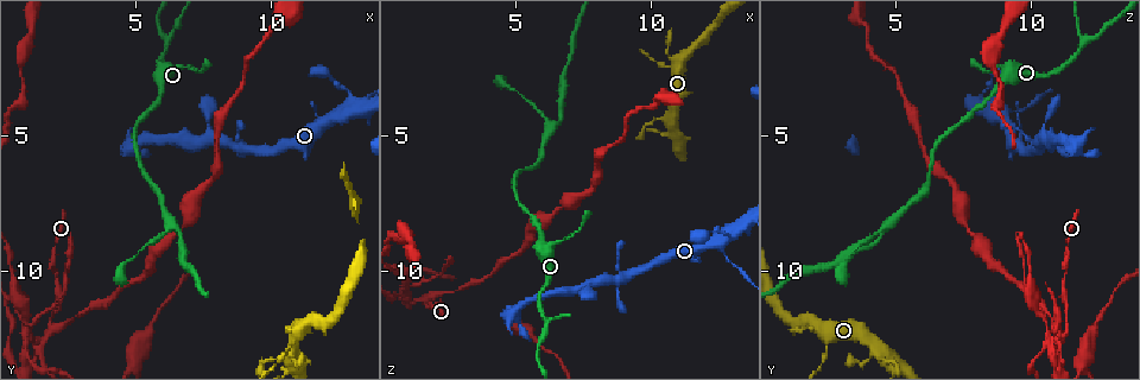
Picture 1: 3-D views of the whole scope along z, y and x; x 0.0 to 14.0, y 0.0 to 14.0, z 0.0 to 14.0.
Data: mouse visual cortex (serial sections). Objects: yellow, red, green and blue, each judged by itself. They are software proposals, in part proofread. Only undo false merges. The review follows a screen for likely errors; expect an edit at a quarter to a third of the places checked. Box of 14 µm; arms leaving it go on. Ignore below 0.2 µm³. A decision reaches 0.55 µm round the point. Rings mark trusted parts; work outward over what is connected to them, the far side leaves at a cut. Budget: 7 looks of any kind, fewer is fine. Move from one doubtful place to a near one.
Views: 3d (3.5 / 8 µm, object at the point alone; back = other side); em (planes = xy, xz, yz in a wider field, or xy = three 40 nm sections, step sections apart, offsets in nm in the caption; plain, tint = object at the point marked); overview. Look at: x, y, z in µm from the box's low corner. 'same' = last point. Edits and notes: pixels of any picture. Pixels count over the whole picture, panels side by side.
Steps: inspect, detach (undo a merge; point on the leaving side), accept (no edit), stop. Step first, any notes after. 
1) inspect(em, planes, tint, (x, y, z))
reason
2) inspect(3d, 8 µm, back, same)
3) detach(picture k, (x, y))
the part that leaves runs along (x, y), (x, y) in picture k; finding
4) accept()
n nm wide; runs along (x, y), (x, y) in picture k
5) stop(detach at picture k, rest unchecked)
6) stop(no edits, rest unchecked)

inspect(3d, 3.5 µm, (10.7, 13.0, 4.4))
thin neck

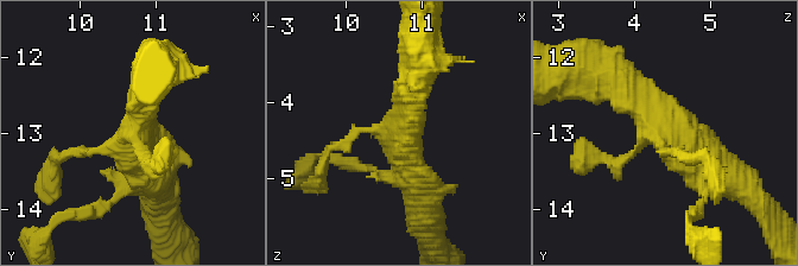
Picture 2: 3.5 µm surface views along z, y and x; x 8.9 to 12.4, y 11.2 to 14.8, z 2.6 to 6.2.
inspect(em, planes, tint, (10.70, 13.10, 4.40))
shape alone is not enough

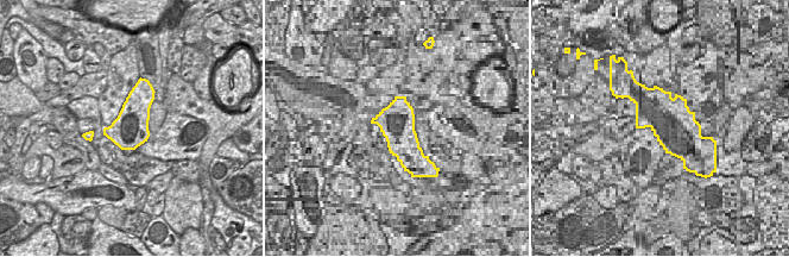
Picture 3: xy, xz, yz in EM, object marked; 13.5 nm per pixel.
accept()
runs along (614, 80), (688, 160), (727, 171) in picture 2; continuous, no second cell

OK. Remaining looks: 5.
inspect(3d, 3.5 µm, (12.9, 4.0, 8.6))
small branch off a trunk

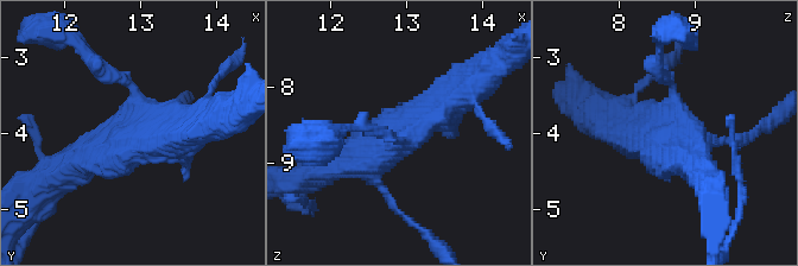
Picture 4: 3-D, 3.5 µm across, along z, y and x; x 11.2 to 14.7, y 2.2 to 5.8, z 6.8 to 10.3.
inspect(em, xy, step 2, plain, (12.80, 4.05, 8.65))

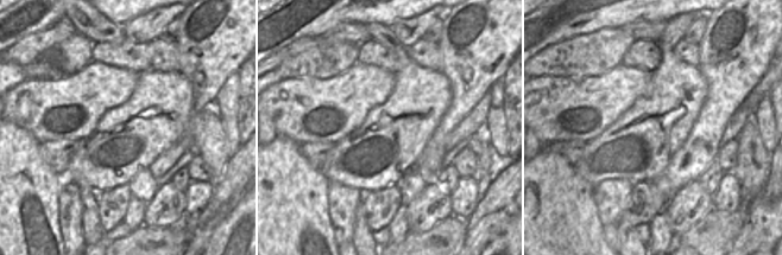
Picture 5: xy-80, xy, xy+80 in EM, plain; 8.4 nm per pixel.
inspect(em, xy, step 2, tint, same)
with the object marked

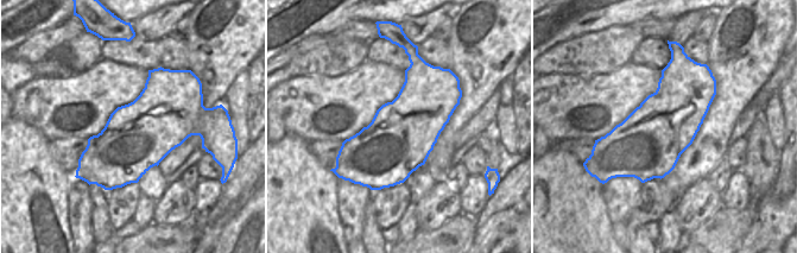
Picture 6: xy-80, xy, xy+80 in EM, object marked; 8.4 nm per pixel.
accept()
one cell here

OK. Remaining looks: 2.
inspect(3d, 8 µm, (6.1, 1.6, 11.9))

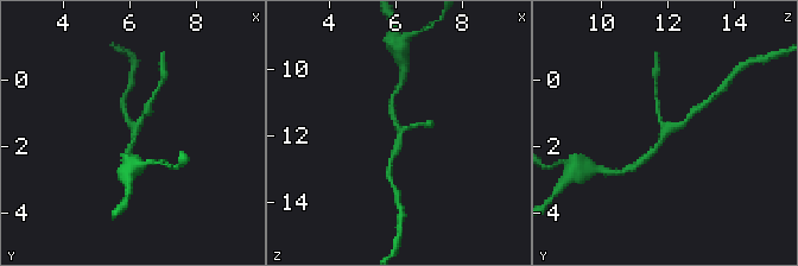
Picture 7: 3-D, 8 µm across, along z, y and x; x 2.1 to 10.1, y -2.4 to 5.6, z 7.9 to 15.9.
inspect(em, xy, step 2, tint, (6.1, 1.6, 11.9))
3 arms; arms of 150, 200, 200 nm; shape alone is not enough

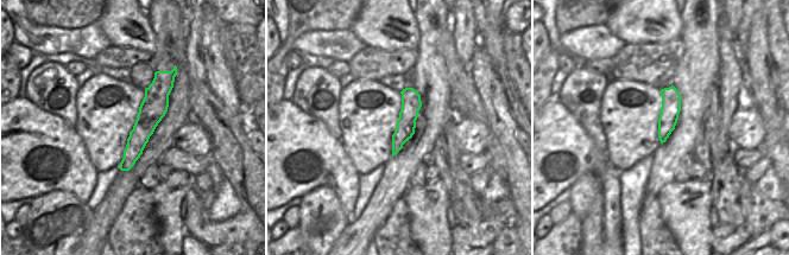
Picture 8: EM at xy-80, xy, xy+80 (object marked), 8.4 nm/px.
accept()
runs along (165, 74), (155, 106), (124, 167) in picture 8; all the same cell

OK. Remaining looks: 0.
stop(no edits, rest unchecked)

